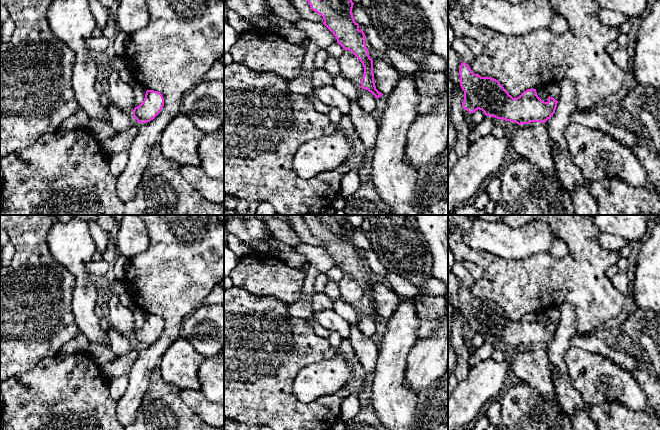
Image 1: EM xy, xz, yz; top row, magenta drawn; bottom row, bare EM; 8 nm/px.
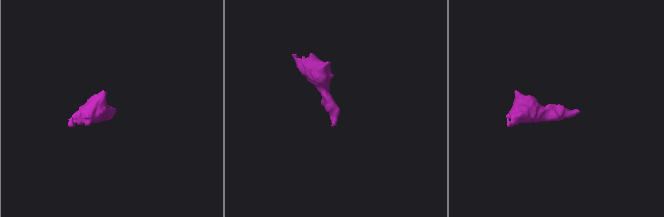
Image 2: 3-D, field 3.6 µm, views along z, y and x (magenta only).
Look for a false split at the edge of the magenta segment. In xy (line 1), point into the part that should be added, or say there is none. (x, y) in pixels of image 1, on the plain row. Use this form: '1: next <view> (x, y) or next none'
1: next none

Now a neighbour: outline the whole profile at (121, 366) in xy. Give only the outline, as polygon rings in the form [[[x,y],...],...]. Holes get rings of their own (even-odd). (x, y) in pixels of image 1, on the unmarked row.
[[[135,346],[126,355],[116,356],[114,360],[106,362],[101,366],[102,375],[106,379],[128,376],[138,355],[139,347]]]

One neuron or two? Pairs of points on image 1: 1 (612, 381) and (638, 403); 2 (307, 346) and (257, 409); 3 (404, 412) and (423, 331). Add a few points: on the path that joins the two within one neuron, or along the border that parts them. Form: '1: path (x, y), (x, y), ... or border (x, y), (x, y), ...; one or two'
1: path (618, 384), (632, 397); one
2: path (291, 362), (260, 393); one
3: border (416, 315), (419, 321), (418, 338); two

